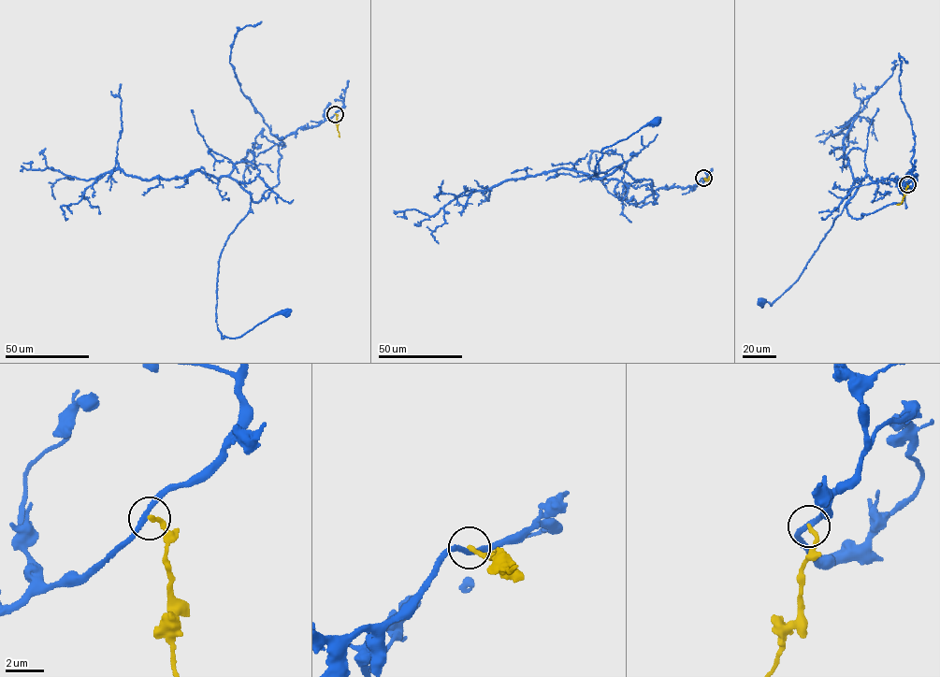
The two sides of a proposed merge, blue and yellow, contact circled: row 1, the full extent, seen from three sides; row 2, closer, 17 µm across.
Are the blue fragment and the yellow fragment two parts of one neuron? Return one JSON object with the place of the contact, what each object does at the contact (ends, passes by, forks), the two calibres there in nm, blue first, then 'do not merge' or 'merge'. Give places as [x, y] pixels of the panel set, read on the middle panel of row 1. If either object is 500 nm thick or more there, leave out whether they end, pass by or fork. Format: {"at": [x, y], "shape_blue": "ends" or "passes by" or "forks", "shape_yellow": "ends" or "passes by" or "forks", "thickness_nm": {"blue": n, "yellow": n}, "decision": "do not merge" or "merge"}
{"at": [703, 178], "shape_blue": "passes by", "shape_yellow": "ends", "thickness_nm": {"blue": 260, "yellow": 240}, "decision": "do not merge"}

